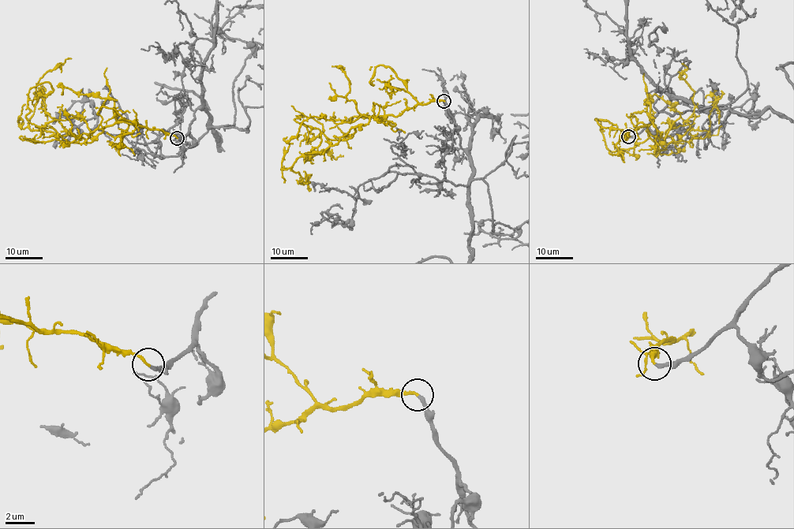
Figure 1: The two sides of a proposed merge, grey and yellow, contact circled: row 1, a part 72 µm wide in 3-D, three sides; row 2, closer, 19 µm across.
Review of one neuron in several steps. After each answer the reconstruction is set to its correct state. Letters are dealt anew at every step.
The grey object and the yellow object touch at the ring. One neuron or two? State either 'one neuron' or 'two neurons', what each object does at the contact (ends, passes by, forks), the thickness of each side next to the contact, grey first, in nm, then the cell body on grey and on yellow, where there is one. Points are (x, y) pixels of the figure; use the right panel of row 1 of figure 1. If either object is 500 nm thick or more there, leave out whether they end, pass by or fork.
one neuron | grey ends | yellow ends | 240/170 nm | grey none | yellow none

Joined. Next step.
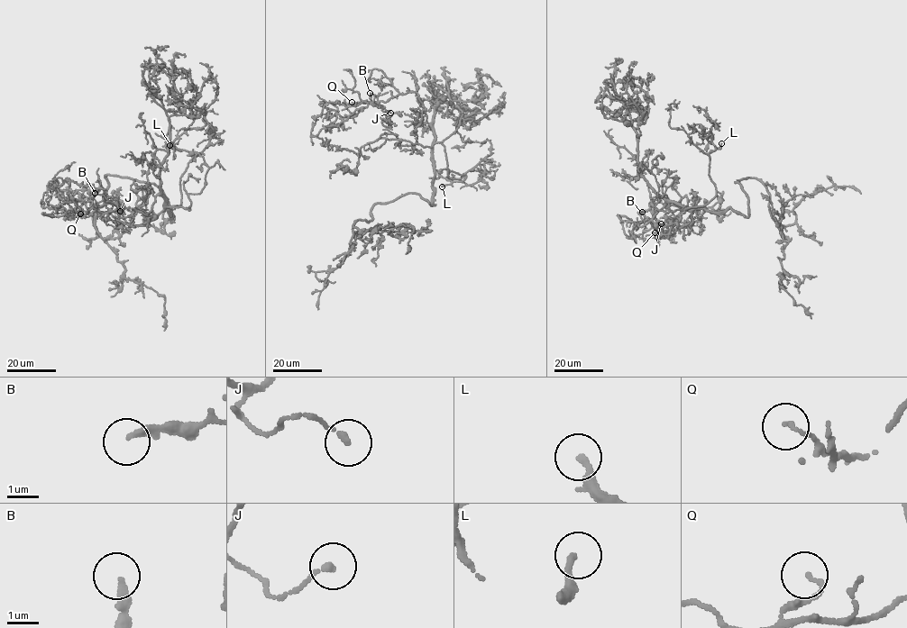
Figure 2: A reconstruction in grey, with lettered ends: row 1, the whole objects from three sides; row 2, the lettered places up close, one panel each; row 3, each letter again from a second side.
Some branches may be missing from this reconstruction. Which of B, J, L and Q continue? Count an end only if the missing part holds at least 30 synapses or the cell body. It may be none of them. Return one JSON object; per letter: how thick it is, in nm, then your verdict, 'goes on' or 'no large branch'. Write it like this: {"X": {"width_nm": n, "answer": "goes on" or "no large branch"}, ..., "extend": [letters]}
{"B": {"width_nm": 260, "answer": "no large branch"}, "J": {"width_nm": 190, "answer": "no large branch"}, "L": {"width_nm": 220, "answer": "goes on"}, "Q": {"width_nm": 110, "answer": "no large branch"}, "extend": ["L"]}

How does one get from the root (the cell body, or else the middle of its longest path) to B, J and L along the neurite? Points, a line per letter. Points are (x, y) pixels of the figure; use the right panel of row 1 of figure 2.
B: (748, 215), (730, 208), (711, 212), (667, 202), (646, 223), (638, 226), (654, 217), (653, 205), (642, 212)
J: (748, 215), (730, 208), (711, 212), (667, 202), (646, 223), (638, 226), (654, 217), (659, 226), (661, 223)
L: (748, 215), (730, 208), (719, 212), (685, 209), (705, 205), (716, 195), (710, 175), (709, 152), (721, 143)

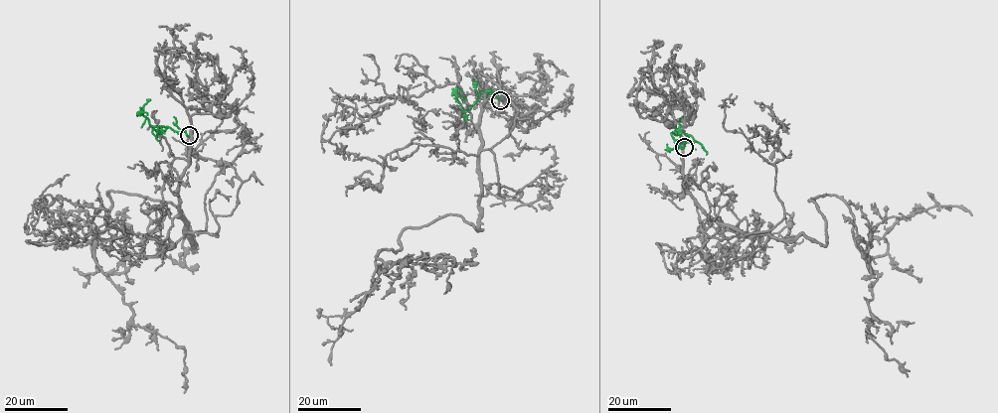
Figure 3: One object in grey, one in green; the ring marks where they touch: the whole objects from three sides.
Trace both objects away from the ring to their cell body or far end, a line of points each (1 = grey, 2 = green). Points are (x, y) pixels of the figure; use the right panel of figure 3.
1: (684, 148), (685, 189), (746, 232), (824, 245), (809, 201), (848, 205), (877, 275), (868, 336), (908, 377)
2: (684, 148), (675, 147), (676, 143), (697, 141), (681, 132), (679, 124), (683, 117)

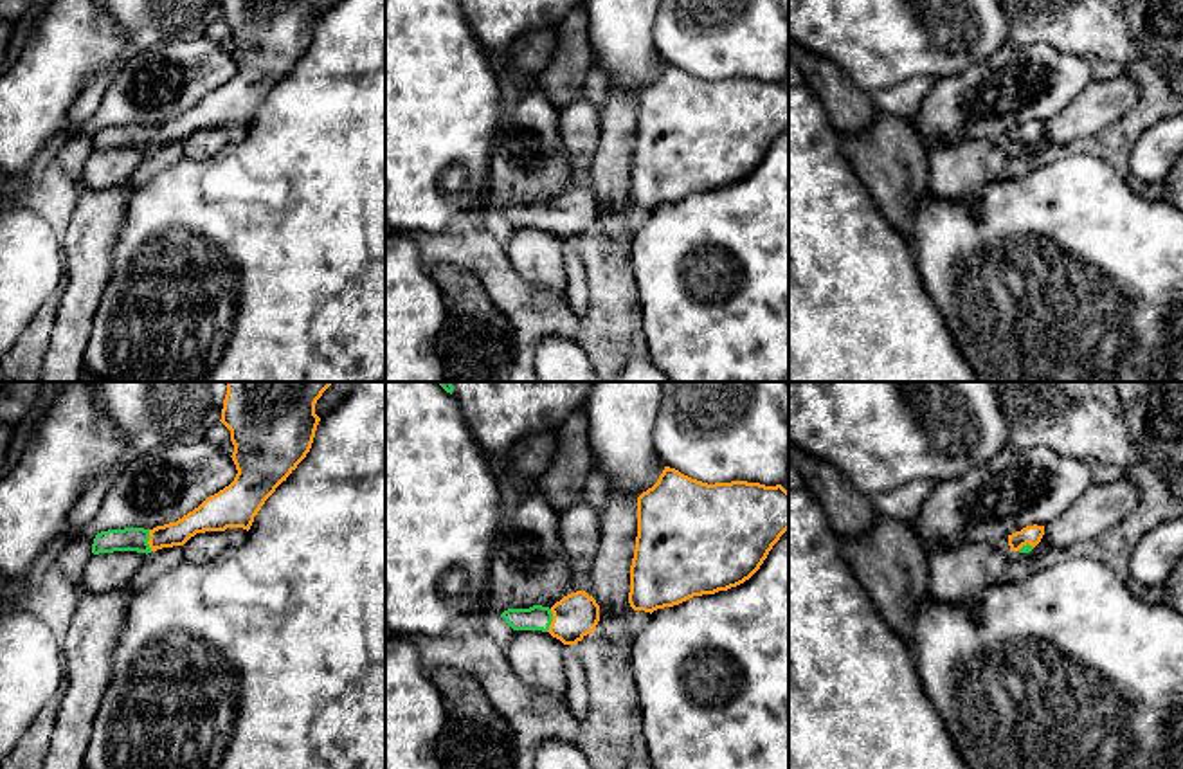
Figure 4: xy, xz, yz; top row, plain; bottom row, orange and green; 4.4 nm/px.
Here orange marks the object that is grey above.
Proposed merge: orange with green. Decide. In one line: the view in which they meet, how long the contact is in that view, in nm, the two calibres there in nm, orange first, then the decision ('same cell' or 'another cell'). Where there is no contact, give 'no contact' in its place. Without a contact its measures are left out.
xz | 110 nm | 200/110 nm | same cell

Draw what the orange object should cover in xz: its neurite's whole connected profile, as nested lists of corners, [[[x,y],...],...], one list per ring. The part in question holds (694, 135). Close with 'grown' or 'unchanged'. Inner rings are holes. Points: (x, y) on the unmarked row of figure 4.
[[[664,63],[657,79],[637,94],[637,133],[630,162],[628,200],[634,207],[654,209],[693,193],[727,187],[749,176],[772,142],[789,126],[789,88],[781,83],[731,77],[708,81]]]; unchanged

